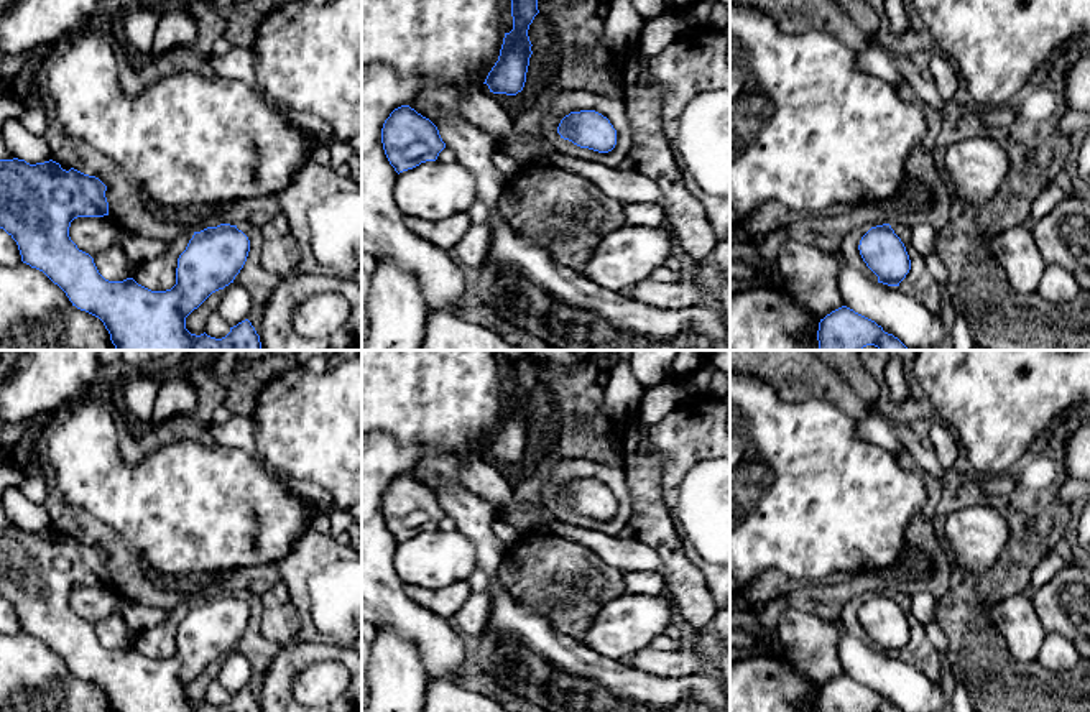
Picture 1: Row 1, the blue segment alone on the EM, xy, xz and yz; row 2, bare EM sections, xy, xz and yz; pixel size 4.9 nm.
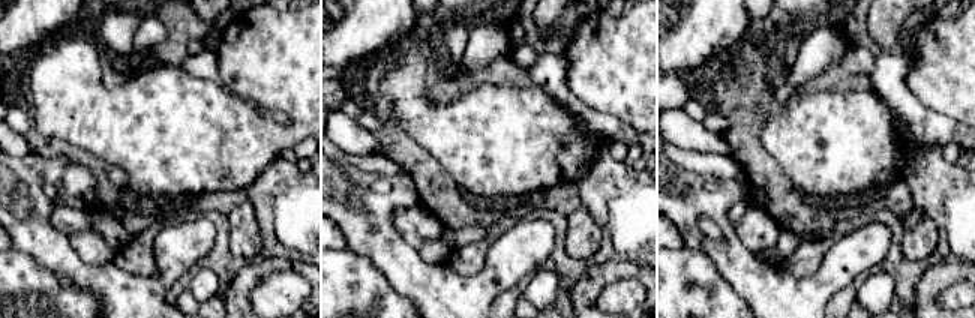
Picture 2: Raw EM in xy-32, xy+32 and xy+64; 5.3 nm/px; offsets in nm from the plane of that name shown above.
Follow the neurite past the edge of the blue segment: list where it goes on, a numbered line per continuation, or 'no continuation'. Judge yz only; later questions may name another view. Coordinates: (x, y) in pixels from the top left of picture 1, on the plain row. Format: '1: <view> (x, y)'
no continuation

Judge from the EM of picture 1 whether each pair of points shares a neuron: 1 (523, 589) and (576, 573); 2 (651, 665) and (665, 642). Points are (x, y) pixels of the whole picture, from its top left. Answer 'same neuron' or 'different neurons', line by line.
1: same neuron
2: different neurons

